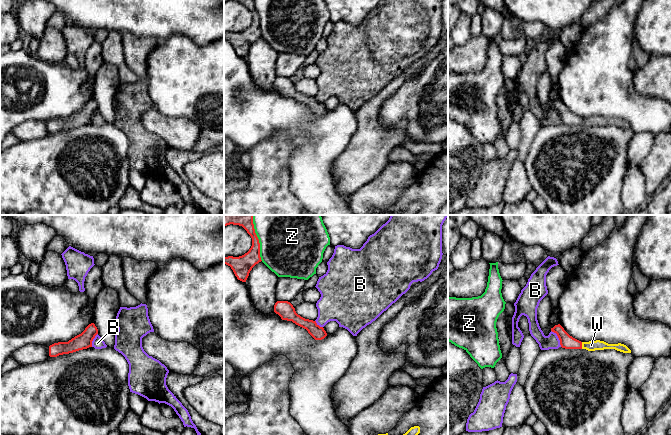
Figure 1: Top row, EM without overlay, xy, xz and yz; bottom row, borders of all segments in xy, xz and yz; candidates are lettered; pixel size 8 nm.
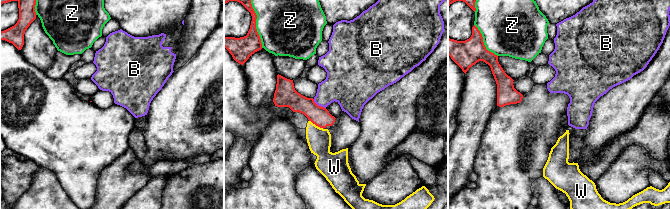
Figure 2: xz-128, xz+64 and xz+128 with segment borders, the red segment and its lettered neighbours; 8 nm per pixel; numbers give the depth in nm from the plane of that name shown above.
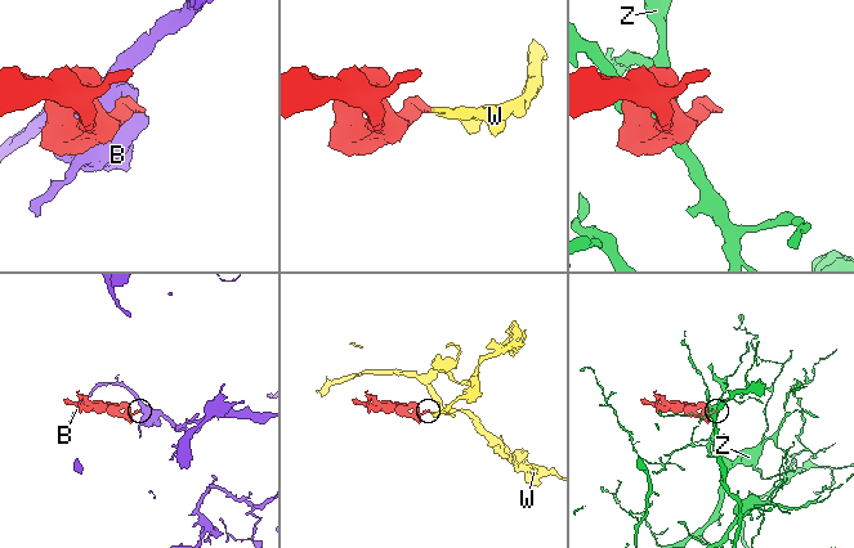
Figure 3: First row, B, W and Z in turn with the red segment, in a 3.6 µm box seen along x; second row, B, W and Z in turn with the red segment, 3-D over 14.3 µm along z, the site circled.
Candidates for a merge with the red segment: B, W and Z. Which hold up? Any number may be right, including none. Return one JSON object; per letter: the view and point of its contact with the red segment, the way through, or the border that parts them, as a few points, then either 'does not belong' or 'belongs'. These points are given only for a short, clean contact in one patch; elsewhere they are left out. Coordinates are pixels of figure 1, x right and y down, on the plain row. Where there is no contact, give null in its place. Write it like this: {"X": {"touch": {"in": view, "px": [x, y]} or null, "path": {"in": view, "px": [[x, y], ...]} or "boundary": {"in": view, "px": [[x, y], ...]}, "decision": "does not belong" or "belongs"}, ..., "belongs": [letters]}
{"B": {"touch": {"in": "yz", "px": [558, 113]}, "boundary": {"in": "yz", "px": [[551, 106], [556, 110], [561, 122]]}, "decision": "does not belong"}, "W": {"touch": {"in": "yz", "px": [581, 121]}, "path": {"in": "yz", "px": [[566, 117], [581, 121], [591, 121]]}, "decision": "belongs"}, "Z": {"touch": {"in": "xz", "px": [258, 18]}, "decision": "does not belong"}, "belongs": ["W"]}

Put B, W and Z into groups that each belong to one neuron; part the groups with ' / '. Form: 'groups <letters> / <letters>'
groups B / W / Z

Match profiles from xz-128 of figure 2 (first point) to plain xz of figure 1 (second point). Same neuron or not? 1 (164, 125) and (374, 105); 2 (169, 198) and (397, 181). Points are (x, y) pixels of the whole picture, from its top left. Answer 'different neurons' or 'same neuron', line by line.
1: different neurons
2: different neurons

